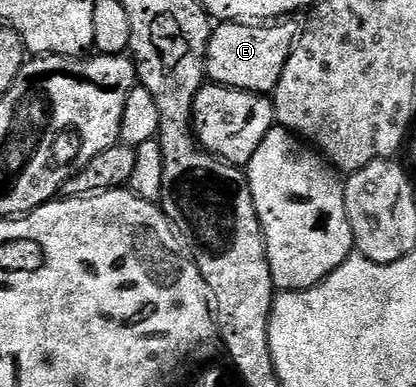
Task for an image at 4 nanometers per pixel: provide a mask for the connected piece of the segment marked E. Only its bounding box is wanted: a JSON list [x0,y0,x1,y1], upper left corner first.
[206,22,300,93]

